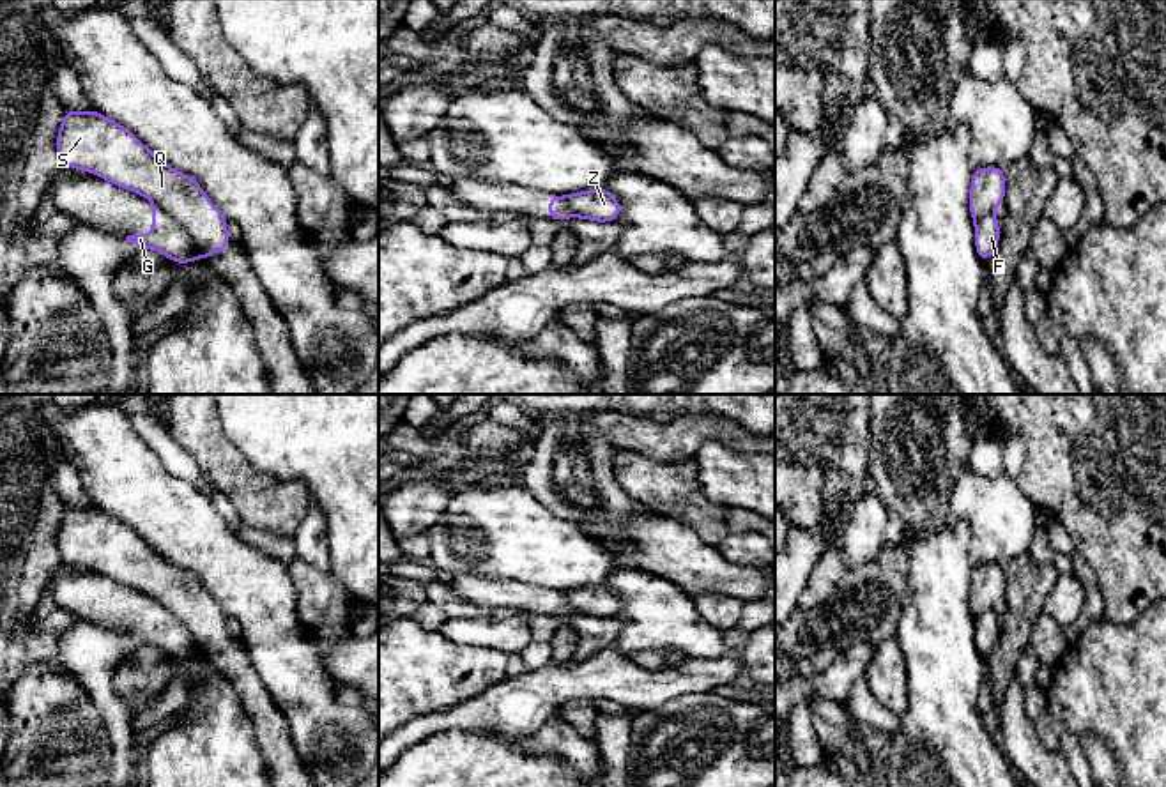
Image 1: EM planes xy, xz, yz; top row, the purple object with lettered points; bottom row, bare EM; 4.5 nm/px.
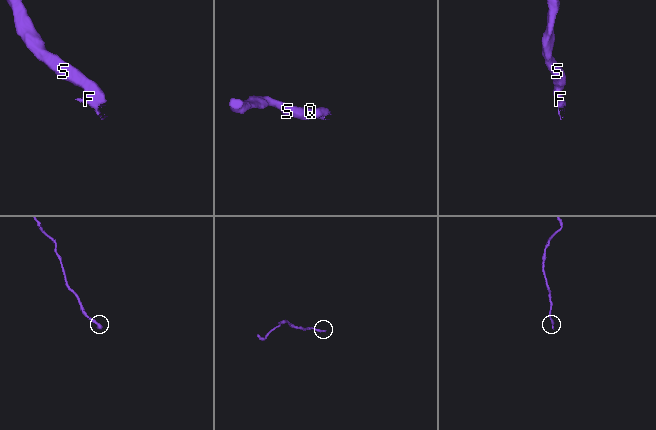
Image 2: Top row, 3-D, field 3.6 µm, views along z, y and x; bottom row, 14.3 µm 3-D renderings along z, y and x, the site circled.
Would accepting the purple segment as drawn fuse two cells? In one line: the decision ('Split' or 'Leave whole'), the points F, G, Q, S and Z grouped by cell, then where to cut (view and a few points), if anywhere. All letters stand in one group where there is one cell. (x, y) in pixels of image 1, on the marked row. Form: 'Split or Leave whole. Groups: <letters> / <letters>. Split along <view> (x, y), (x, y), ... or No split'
Split. Groups: F G / Q S Z. Split along xy (154, 204), (172, 214), (207, 253)

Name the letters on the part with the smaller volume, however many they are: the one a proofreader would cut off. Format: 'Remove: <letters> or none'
Remove: F, G

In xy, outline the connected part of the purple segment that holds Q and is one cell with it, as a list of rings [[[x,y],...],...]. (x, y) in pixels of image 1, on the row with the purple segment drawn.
[[[65,110],[57,150],[64,166],[92,172],[149,198],[180,221],[207,253],[232,246],[228,221],[200,184],[163,163],[129,129],[103,113]]]

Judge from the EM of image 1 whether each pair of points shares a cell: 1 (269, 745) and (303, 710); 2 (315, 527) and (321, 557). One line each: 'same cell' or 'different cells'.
1: different cells
2: same cell

